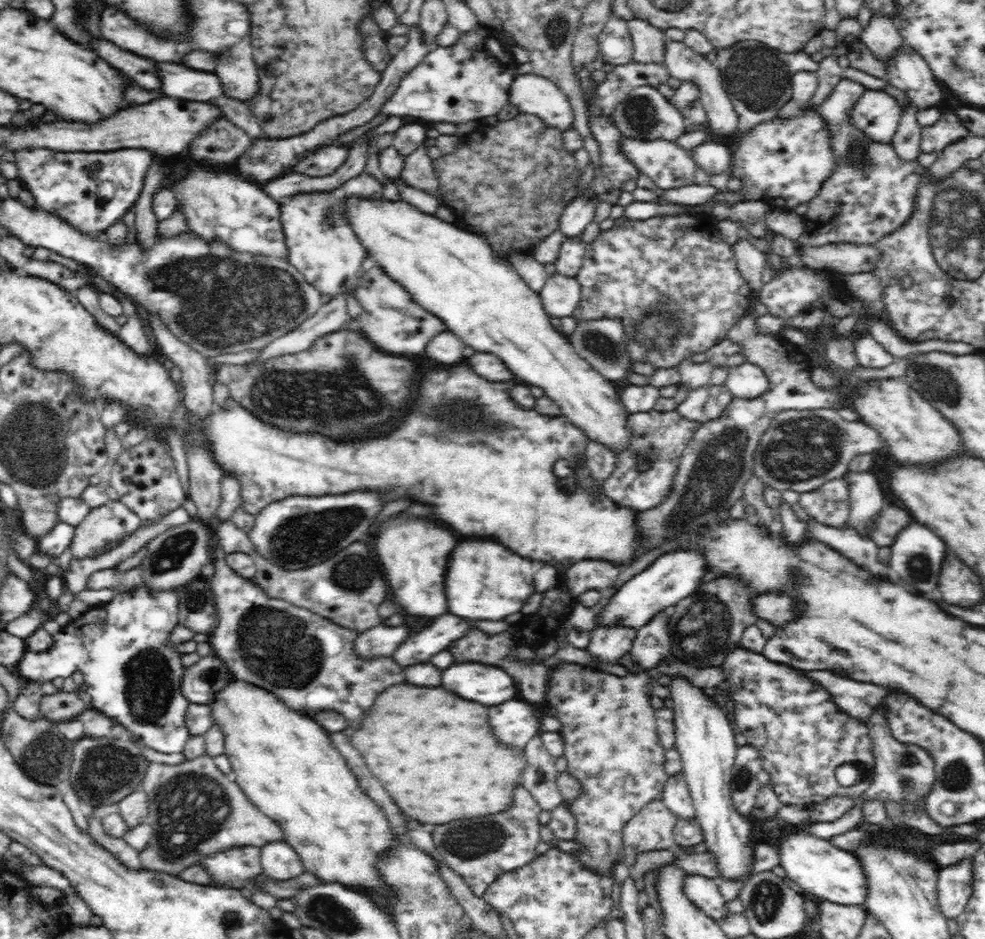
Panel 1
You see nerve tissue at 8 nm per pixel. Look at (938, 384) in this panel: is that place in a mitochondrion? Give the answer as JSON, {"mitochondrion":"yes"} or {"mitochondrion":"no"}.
{"mitochondrion":"yes"}

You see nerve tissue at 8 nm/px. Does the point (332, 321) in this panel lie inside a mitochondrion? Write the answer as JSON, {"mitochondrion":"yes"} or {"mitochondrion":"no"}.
{"mitochondrion":"no"}

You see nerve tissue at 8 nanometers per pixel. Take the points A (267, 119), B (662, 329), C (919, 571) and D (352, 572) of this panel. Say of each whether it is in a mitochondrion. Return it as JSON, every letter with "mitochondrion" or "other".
{"A":"other","B":"mitochondrion","C":"mitochondrion","D":"mitochondrion"}

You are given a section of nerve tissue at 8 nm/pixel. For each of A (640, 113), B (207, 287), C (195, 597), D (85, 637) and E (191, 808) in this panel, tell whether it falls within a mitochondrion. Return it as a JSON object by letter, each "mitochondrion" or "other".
{"A":"mitochondrion","B":"mitochondrion","C":"mitochondrion","D":"other","E":"mitochondrion"}

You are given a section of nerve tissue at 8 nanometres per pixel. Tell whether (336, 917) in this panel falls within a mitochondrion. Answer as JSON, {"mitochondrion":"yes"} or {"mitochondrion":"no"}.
{"mitochondrion":"yes"}

